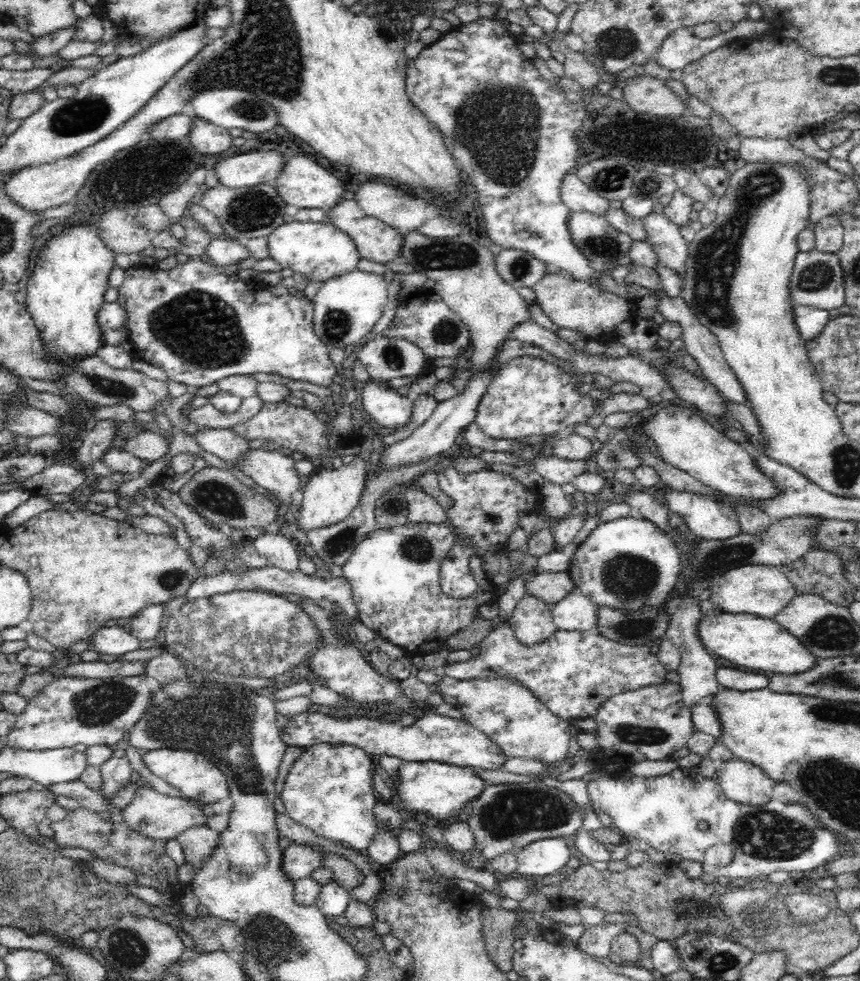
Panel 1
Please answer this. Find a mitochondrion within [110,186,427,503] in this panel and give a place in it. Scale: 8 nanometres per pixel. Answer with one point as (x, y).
(200, 329)

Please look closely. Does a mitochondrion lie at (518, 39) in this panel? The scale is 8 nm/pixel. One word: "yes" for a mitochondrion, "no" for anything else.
no

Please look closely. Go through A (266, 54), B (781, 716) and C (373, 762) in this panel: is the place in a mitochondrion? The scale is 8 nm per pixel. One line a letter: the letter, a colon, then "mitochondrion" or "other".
A: mitochondrion
B: other
C: other

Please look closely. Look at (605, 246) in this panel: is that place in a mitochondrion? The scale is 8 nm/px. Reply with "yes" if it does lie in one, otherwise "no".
yes

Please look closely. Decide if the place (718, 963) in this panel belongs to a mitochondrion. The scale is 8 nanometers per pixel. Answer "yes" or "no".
yes

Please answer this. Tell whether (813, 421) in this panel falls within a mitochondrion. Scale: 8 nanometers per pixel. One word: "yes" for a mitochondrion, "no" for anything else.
no

